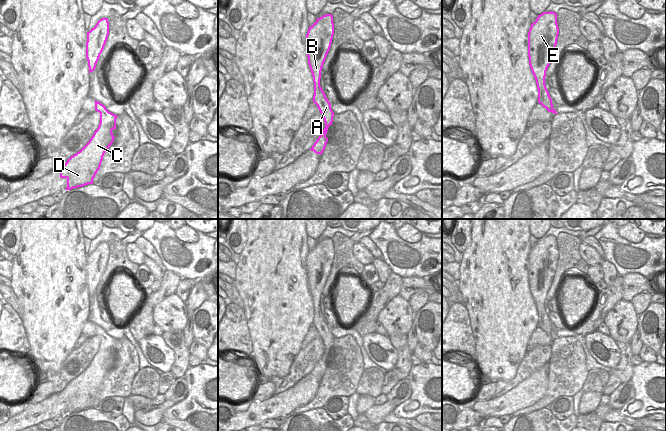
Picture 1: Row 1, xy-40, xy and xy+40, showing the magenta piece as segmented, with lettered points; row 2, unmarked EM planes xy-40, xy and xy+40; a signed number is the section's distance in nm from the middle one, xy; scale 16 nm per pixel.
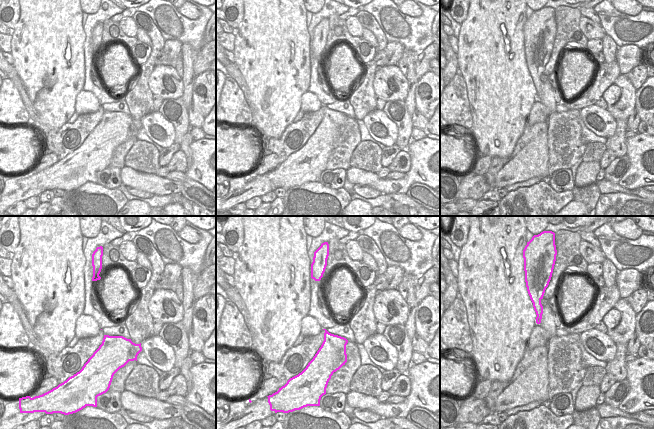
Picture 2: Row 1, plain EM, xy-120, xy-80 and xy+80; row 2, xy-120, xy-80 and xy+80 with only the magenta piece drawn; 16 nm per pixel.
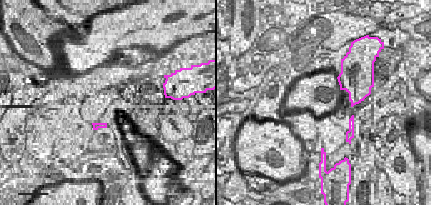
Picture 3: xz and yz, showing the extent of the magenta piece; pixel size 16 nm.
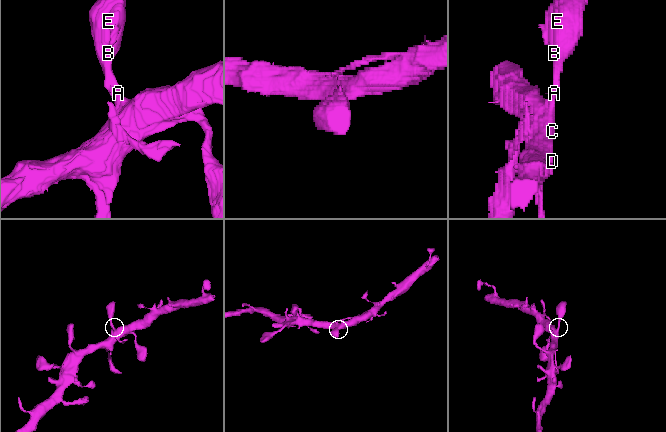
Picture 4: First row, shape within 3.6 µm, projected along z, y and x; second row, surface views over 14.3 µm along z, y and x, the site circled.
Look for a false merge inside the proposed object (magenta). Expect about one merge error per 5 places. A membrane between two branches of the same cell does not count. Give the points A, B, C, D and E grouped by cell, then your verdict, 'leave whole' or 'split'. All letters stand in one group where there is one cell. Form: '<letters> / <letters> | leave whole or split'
A B C D E | leave whole

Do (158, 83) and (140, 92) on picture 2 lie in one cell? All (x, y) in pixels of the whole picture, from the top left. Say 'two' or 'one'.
two

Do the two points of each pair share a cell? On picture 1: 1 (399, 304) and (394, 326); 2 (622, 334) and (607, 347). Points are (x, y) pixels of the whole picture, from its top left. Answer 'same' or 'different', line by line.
1: same
2: different

